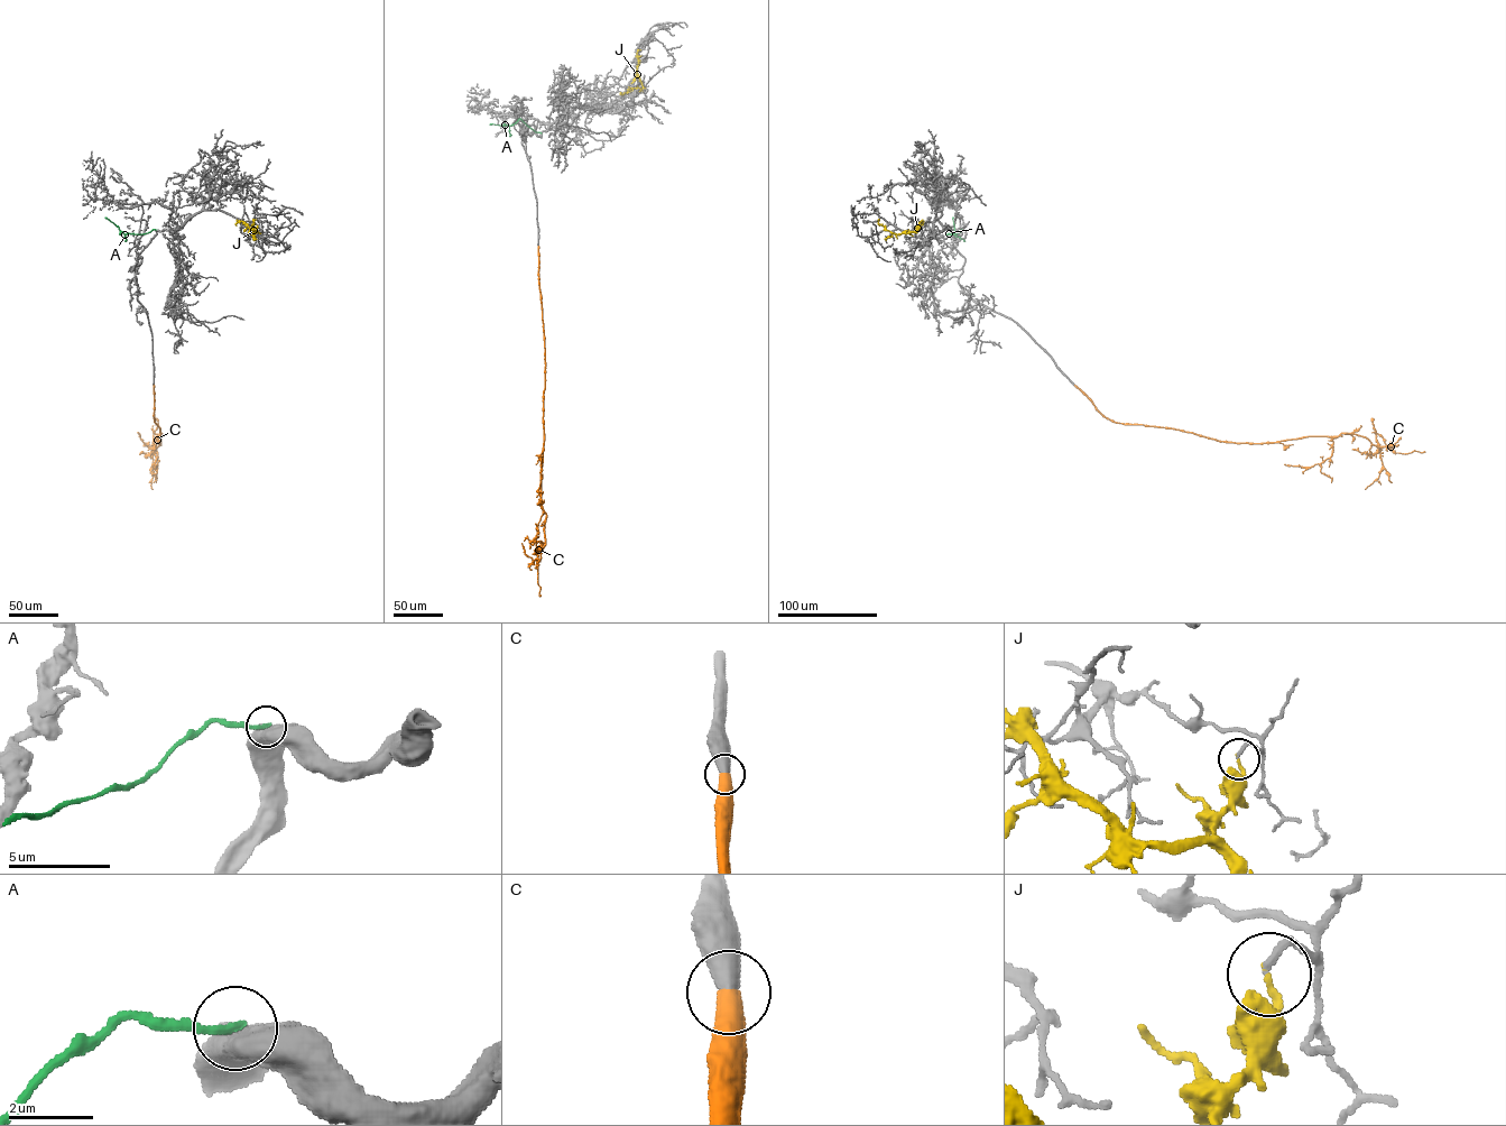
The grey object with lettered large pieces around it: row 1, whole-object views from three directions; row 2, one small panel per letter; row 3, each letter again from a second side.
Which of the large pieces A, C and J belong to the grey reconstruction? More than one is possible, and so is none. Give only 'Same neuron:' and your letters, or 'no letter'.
Same neuron: C

